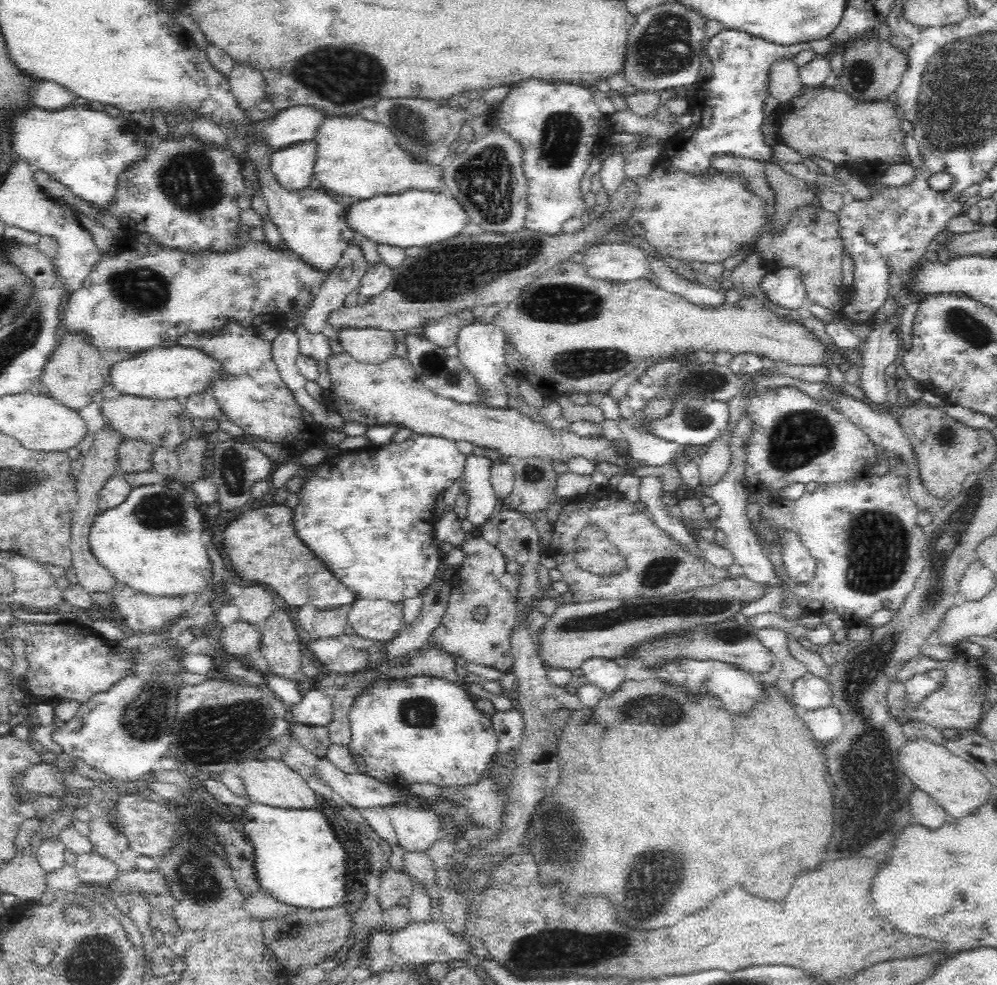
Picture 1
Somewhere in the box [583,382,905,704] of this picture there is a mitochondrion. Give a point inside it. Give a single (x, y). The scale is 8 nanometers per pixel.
(795, 439)

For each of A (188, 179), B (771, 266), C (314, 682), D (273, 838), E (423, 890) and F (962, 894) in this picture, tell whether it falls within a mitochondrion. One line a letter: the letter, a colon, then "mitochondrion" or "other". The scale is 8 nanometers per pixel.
A: mitochondrion
B: other
C: other
D: other
E: other
F: other

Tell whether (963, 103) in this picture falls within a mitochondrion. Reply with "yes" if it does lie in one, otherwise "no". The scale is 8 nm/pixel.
yes

